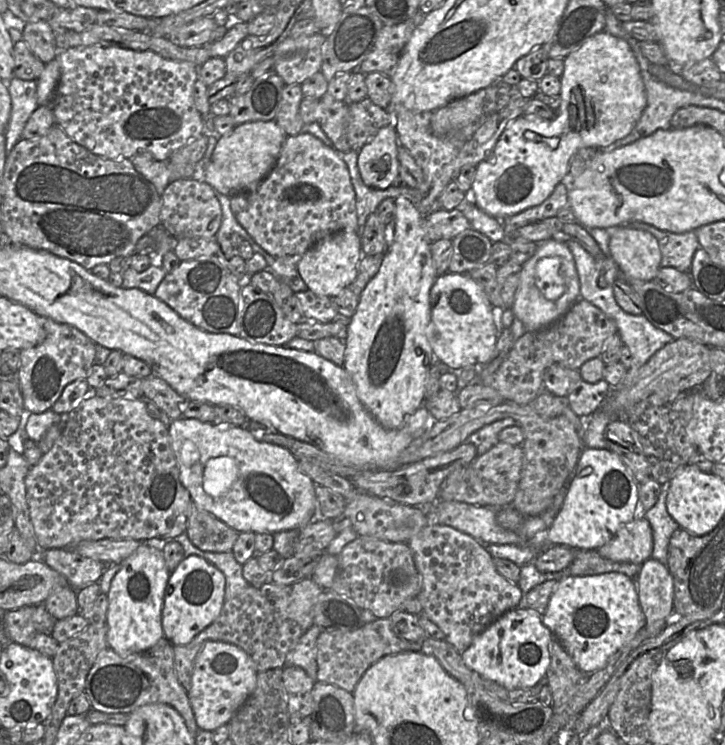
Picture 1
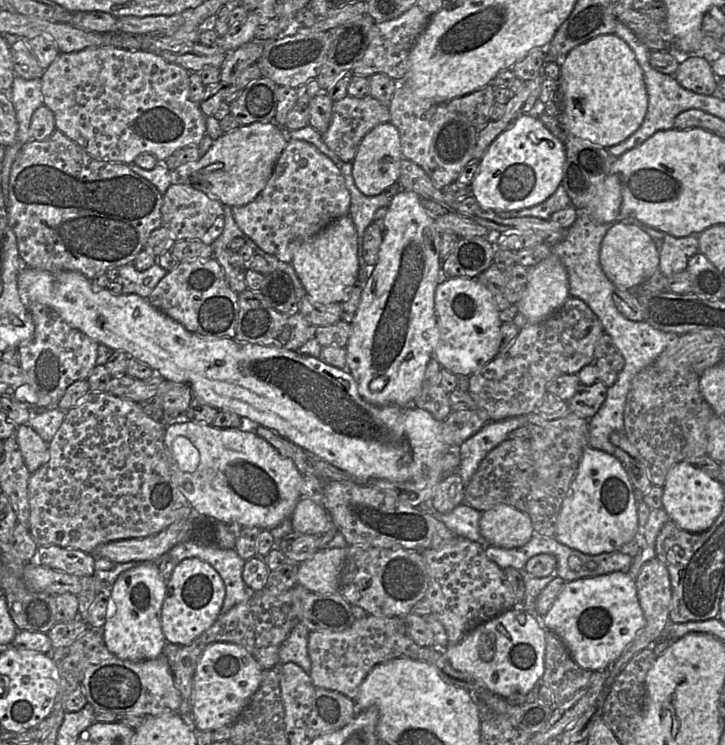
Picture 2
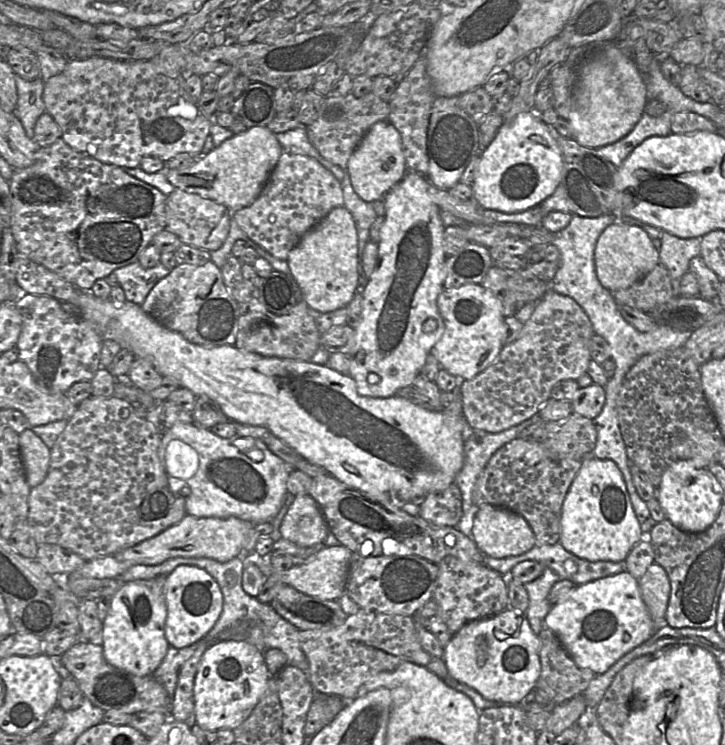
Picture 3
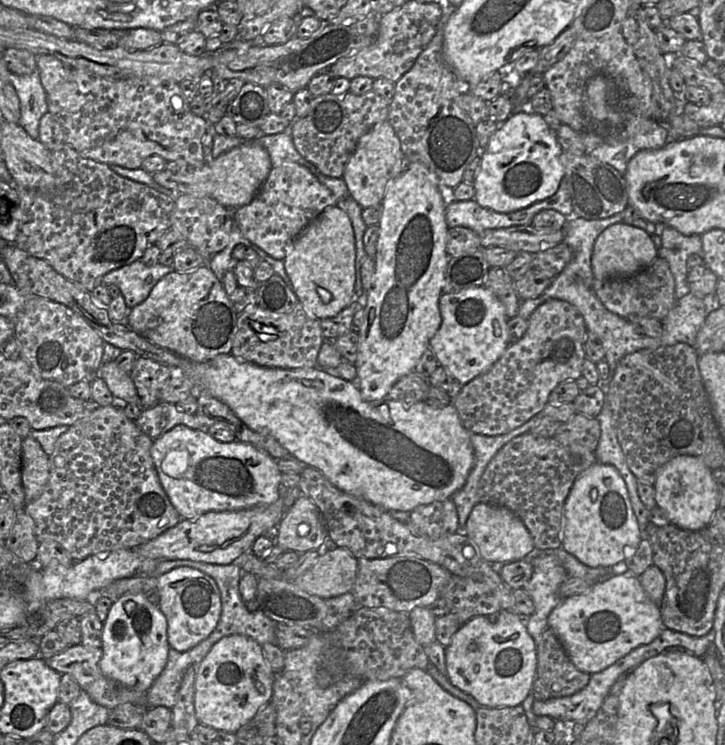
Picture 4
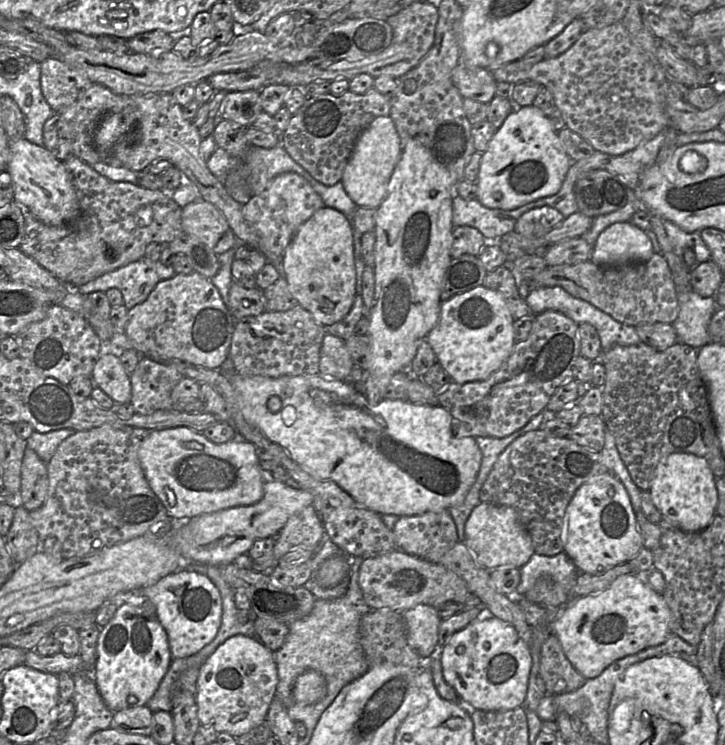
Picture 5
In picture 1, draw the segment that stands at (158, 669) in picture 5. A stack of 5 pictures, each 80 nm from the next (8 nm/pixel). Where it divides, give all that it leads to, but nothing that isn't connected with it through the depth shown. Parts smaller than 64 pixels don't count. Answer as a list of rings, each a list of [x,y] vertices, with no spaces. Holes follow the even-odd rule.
[[[158,538],[148,539],[122,563],[118,563],[121,564],[121,569],[112,579],[110,590],[107,594],[109,606],[106,624],[108,647],[120,656],[128,656],[148,650],[164,638],[162,610],[165,590],[171,573],[166,567],[163,556],[163,548],[166,541],[168,540]]]

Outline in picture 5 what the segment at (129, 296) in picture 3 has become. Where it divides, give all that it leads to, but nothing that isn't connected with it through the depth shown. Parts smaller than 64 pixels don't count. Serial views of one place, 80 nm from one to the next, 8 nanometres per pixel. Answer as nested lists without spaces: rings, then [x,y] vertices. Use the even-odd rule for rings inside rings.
[[[141,258],[104,273],[77,289],[81,294],[88,295],[96,291],[106,292],[110,288],[117,288],[122,294],[123,304],[129,310],[144,302],[158,282],[175,274],[171,265]]]

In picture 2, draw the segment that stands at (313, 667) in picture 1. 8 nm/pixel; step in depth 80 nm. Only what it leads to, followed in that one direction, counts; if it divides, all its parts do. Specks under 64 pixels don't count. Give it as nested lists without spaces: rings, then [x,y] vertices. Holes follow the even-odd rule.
[[[298,623],[291,630],[279,648],[281,664],[292,662],[300,666],[308,675],[311,661],[308,655],[309,629]]]

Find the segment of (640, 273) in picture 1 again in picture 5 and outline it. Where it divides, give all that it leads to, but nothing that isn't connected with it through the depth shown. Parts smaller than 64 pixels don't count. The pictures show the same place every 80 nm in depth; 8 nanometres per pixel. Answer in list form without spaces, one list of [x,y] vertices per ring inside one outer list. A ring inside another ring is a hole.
[[[629,222],[607,227],[598,236],[591,260],[598,266],[615,266],[648,261],[654,254],[646,232]]]

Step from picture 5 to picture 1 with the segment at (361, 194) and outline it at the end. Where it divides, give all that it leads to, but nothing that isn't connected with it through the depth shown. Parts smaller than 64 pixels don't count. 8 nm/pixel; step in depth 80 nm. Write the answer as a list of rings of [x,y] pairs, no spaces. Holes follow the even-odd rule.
[[[391,126],[381,128],[359,151],[358,168],[363,183],[384,190],[393,185],[398,172],[398,135]]]

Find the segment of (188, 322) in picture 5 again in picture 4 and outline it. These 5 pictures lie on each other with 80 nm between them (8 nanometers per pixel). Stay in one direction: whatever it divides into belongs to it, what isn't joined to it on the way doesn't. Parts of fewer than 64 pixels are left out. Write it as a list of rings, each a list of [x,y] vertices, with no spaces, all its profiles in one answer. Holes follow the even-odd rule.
[[[204,264],[191,271],[174,270],[160,279],[149,296],[129,310],[126,325],[158,347],[195,362],[206,362],[220,354],[231,352],[238,315],[222,281],[215,276],[207,264]]]

